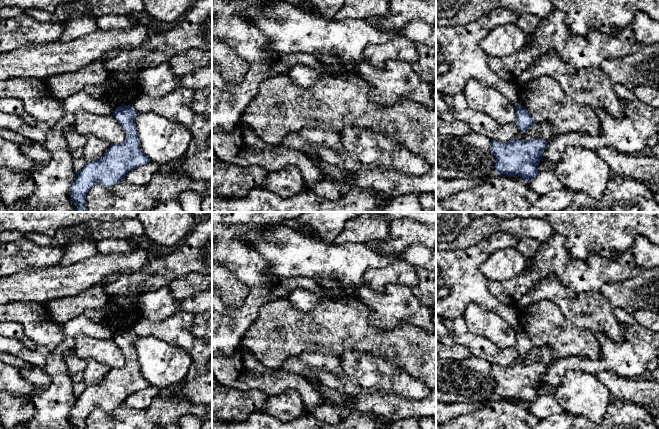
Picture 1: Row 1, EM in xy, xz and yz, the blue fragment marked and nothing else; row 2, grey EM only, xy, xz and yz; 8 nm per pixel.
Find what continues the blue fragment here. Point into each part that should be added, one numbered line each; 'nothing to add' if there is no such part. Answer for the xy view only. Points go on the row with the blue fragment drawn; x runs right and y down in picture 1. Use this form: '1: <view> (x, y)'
nothing to add

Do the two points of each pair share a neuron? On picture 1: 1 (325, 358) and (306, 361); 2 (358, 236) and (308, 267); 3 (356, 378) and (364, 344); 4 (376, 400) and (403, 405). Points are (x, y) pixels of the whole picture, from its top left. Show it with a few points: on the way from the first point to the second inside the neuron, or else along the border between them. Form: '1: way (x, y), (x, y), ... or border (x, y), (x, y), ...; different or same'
1: way (320, 359), (311, 359); same
2: border (330, 242), (335, 244), (362, 243), (365, 245); different
3: border (339, 356), (347, 350), (353, 350), (385, 359); different
4: way (383, 404), (396, 405); same

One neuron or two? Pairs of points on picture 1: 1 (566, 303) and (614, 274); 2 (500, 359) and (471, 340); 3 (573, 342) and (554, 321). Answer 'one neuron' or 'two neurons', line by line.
1: two neurons
2: one neuron
3: one neuron

